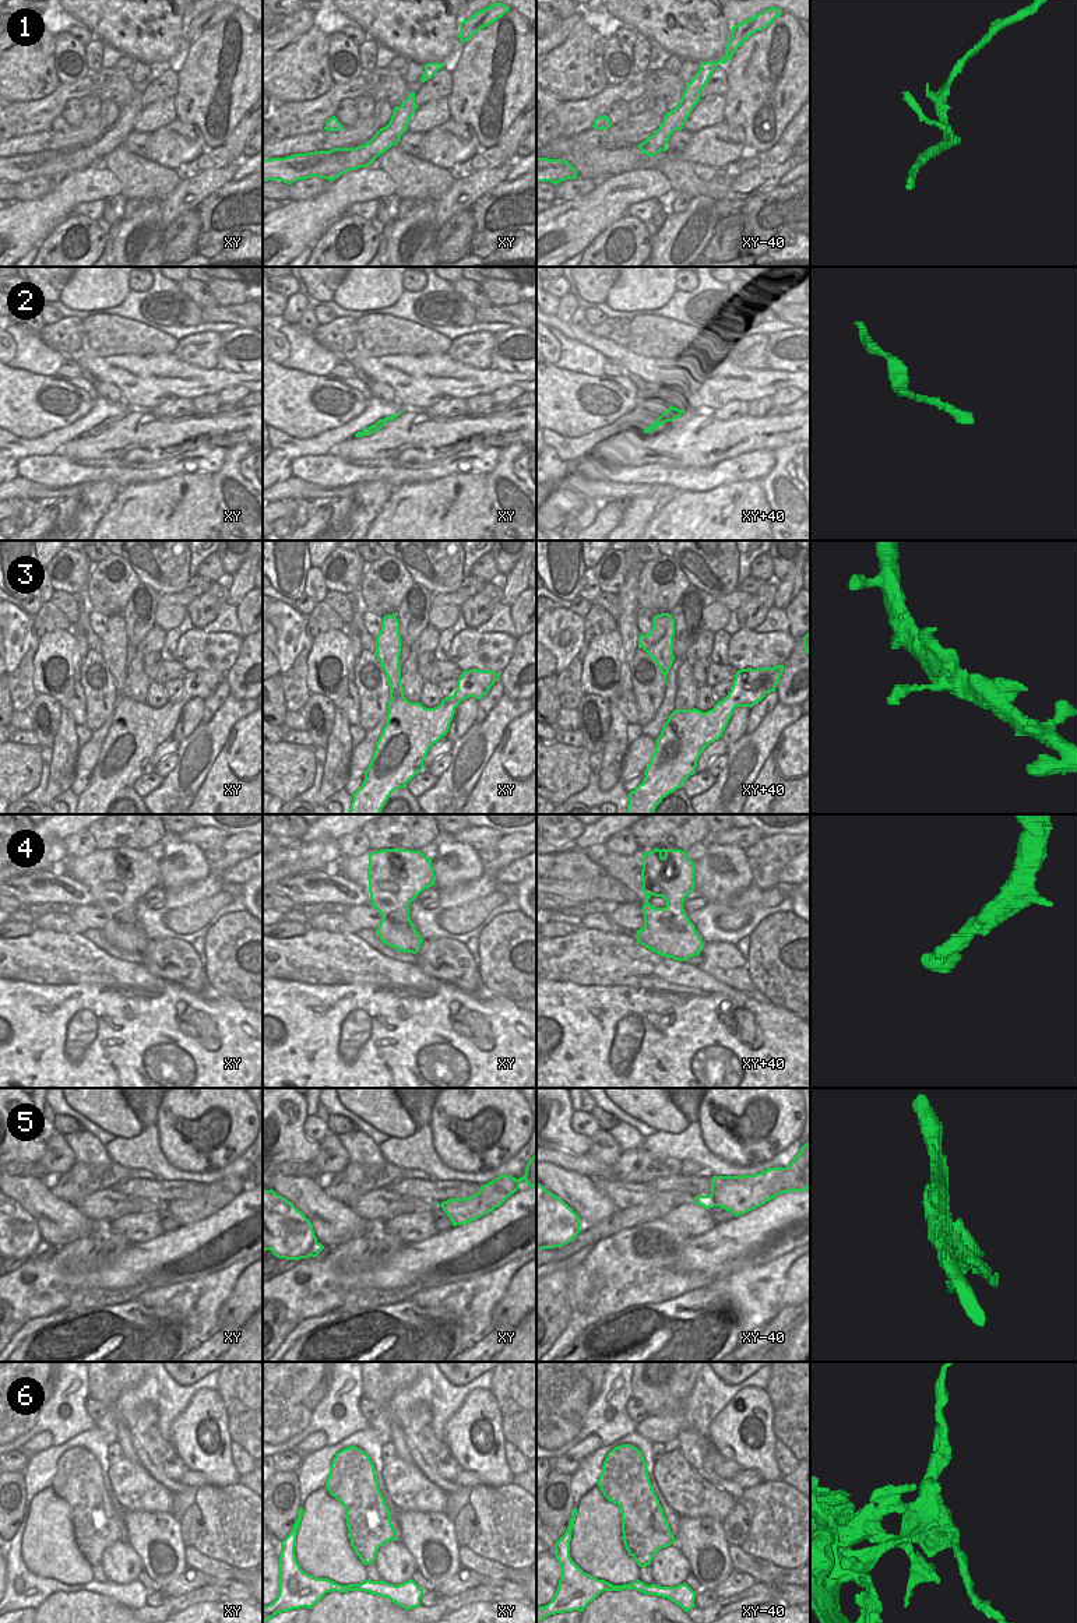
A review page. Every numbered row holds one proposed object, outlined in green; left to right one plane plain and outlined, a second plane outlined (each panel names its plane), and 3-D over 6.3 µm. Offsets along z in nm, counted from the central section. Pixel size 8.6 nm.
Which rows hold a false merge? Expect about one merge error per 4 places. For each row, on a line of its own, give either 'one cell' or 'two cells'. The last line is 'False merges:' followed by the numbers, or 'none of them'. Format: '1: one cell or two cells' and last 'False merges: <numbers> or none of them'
1: one cell
2: one cell
3: one cell
4: one cell
5: one cell
6: two cells
False merges: 6

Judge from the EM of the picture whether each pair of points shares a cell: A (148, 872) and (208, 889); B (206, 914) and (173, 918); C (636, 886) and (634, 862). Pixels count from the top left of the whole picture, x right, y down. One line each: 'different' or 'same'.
A: different
B: same
C: same

